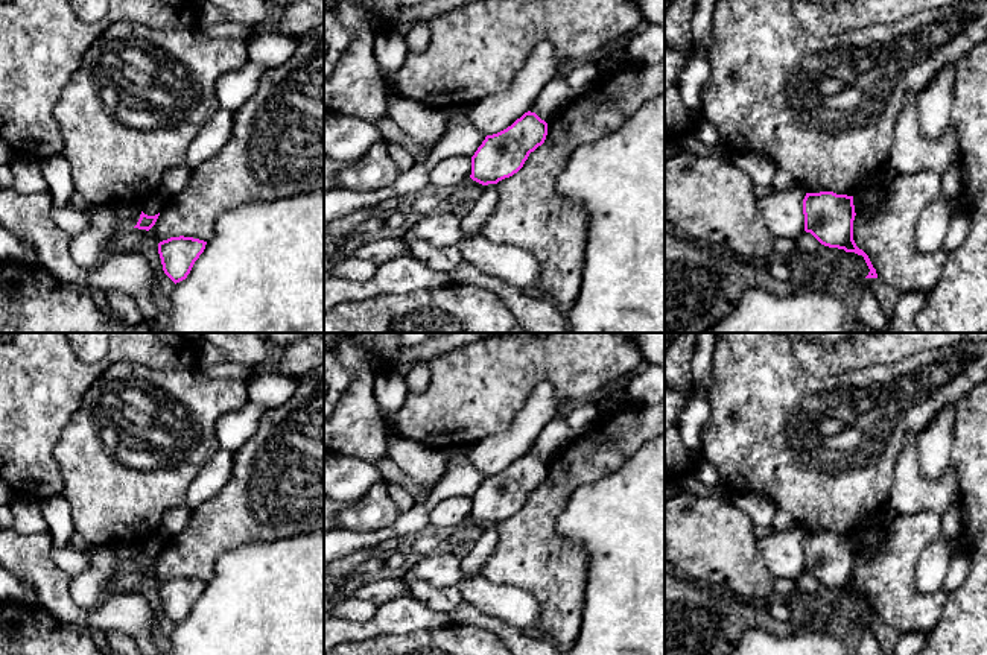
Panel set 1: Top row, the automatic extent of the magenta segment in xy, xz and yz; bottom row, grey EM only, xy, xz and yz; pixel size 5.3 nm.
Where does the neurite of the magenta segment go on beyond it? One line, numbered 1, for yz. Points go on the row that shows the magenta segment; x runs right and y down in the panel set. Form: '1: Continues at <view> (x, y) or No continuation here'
1: No continuation here

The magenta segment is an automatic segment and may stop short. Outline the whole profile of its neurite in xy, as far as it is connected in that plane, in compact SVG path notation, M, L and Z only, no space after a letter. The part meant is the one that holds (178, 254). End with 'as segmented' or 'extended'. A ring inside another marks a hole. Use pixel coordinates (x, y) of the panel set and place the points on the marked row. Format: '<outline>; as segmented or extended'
M170 237L158 243L164 274L176 284L187 278L207 242L193 237Z; as segmented

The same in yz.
M833 191L806 193L803 199L805 231L821 245L862 255L870 272L865 278L878 278L868 255L853 240L853 196Z; as segmented

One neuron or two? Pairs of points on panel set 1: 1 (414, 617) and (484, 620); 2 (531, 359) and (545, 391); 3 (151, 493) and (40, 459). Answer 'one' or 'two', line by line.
1: two
2: two
3: two

